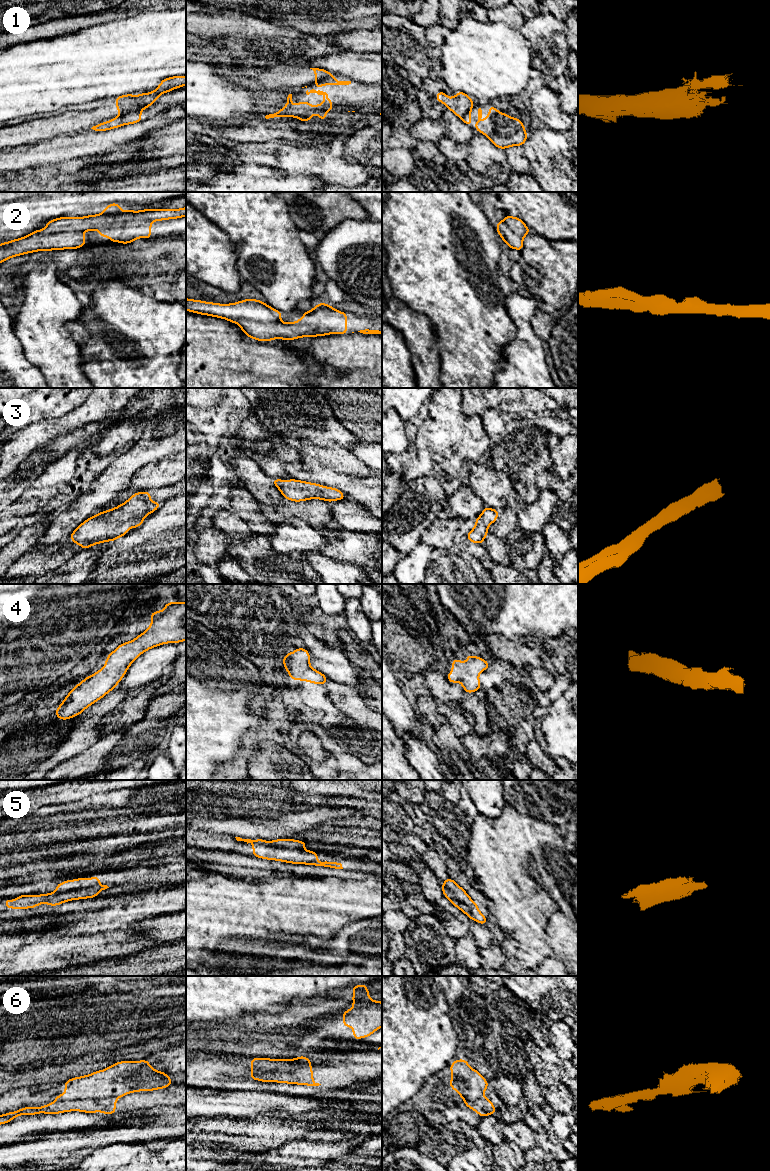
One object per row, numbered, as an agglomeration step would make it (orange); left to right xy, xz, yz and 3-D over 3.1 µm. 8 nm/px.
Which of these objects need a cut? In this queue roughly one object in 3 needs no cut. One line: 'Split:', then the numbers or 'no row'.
Split: 1, 6

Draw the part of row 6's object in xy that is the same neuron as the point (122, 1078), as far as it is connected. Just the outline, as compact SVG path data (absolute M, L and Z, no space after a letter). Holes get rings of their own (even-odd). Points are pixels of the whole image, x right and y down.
M148 1060L120 1061L104 1070L64 1082L65 1092L55 1096L63 1100L103 1100L120 1098L139 1091L163 1089L173 1084L169 1074L150 1067Z

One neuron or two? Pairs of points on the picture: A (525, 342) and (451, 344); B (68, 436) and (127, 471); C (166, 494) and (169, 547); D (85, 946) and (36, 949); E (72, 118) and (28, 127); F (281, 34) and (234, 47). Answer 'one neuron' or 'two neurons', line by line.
A: two neurons
B: two neurons
C: two neurons
D: one neuron
E: one neuron
F: one neuron

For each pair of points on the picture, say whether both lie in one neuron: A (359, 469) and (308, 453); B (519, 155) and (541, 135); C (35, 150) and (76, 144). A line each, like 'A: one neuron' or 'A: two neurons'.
A: one neuron
B: two neurons
C: one neuron

